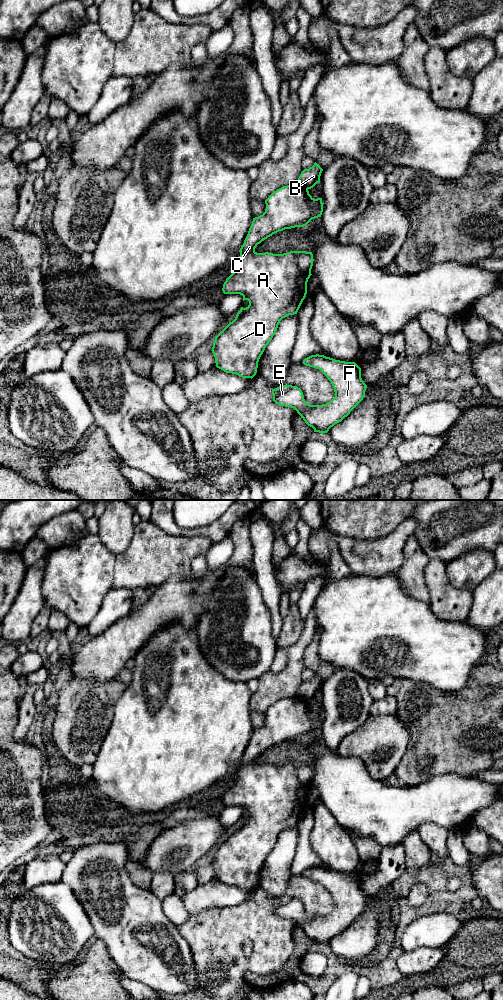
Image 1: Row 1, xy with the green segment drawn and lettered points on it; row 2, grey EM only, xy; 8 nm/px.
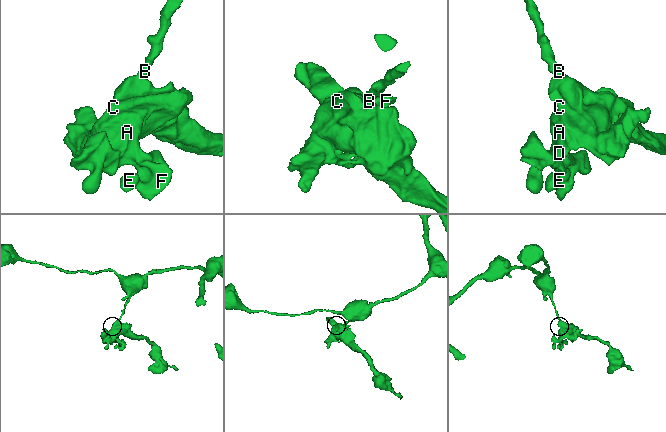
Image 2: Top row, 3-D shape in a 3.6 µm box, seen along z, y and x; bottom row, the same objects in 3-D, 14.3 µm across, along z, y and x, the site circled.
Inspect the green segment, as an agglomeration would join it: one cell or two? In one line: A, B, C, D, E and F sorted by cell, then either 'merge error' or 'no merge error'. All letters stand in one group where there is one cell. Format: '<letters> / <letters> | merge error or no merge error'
A C D E F / B | merge error

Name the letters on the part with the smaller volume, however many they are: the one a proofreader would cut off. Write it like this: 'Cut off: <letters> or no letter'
Cut off: A, C, D, E, F

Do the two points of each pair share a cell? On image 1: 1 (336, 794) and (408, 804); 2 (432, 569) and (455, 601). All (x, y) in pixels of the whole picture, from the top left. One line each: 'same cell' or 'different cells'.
1: same cell
2: same cell

